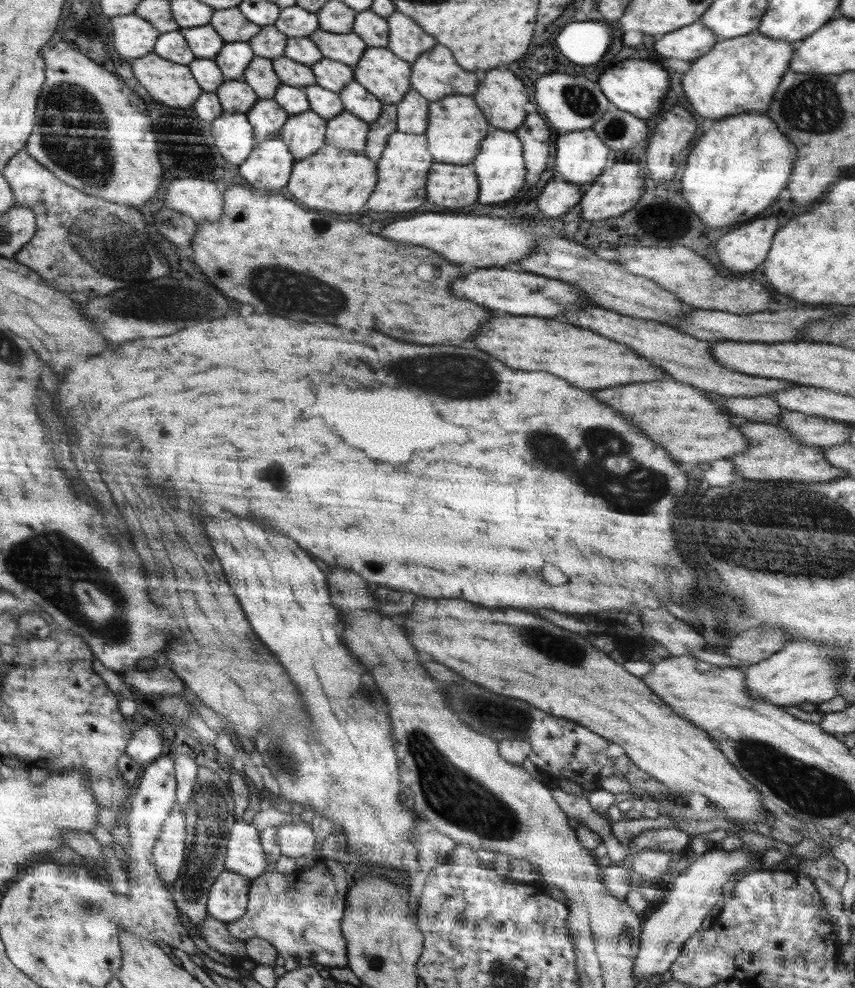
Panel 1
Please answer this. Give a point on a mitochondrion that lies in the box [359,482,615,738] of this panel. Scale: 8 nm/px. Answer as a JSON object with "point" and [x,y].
{"point":[519,721]}

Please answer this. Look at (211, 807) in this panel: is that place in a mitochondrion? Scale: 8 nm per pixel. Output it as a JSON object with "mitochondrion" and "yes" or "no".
{"mitochondrion":"yes"}

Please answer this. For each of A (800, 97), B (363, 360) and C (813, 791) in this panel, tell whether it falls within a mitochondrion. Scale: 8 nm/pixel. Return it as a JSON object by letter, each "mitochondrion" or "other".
{"A":"mitochondrion","B":"mitochondrion","C":"mitochondrion"}

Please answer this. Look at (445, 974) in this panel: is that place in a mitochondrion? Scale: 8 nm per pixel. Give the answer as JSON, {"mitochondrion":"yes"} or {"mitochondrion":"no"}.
{"mitochondrion":"no"}

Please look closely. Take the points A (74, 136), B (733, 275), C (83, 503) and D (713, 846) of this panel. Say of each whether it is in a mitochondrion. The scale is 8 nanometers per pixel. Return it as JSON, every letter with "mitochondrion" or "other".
{"A":"mitochondrion","B":"other","C":"other","D":"other"}

